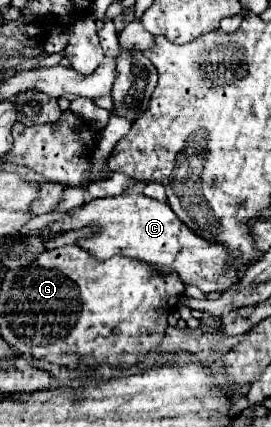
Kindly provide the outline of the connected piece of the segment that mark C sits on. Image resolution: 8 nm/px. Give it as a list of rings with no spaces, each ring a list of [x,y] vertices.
[[[123,193],[119,197],[103,197],[85,203],[71,211],[69,217],[49,225],[53,233],[81,229],[85,225],[99,225],[101,231],[91,237],[81,237],[77,243],[87,247],[97,259],[109,259],[113,255],[133,257],[151,263],[159,273],[177,271],[185,285],[197,285],[201,291],[227,291],[241,285],[247,265],[241,257],[231,259],[233,253],[225,243],[213,243],[193,233],[167,203],[155,201],[143,193]]]

